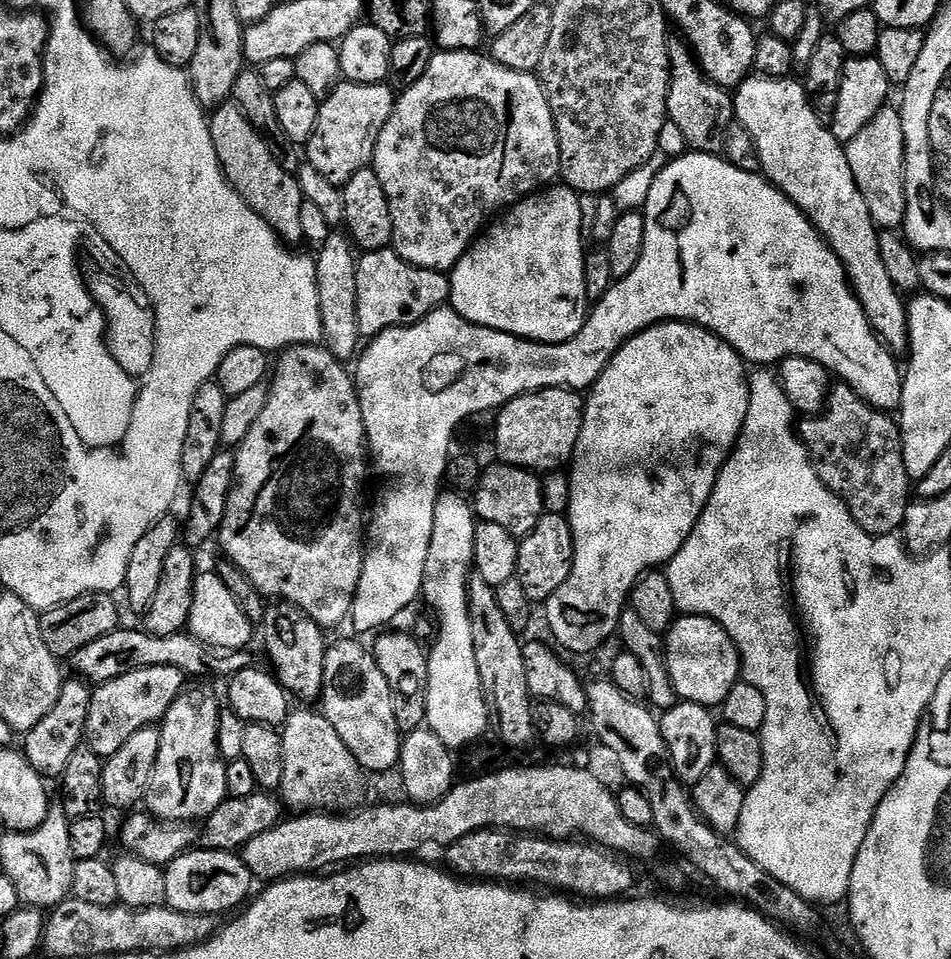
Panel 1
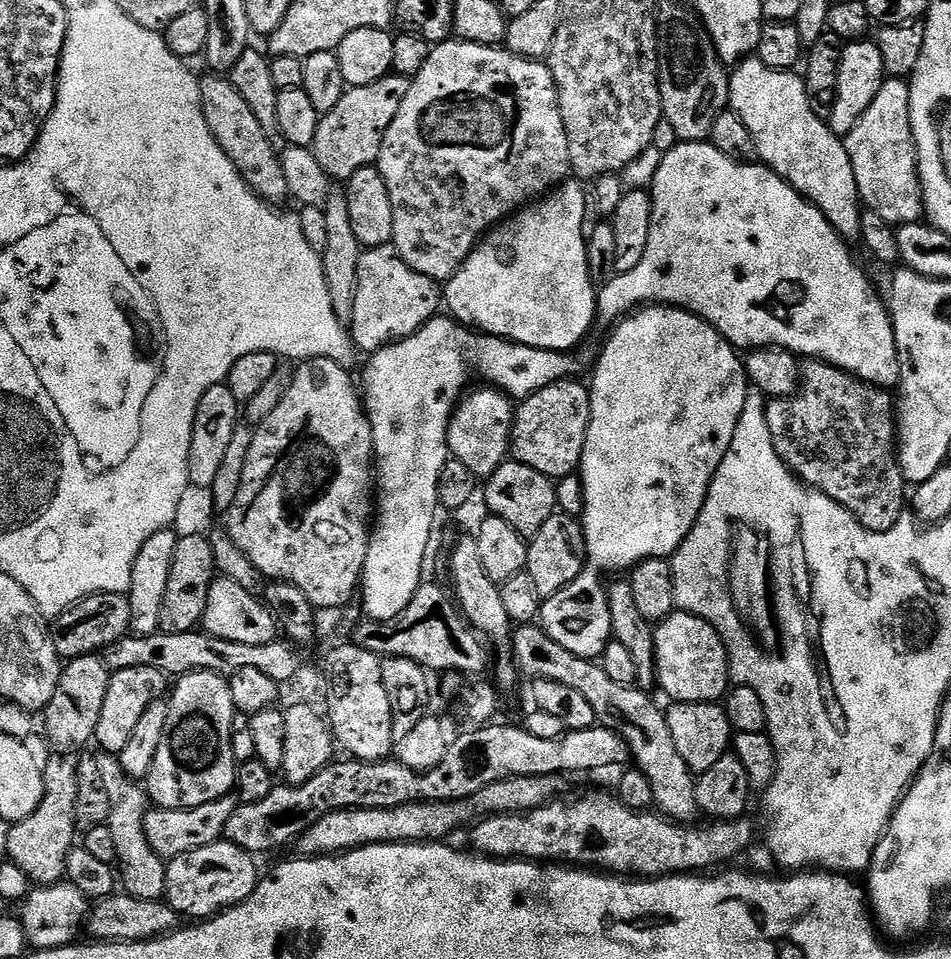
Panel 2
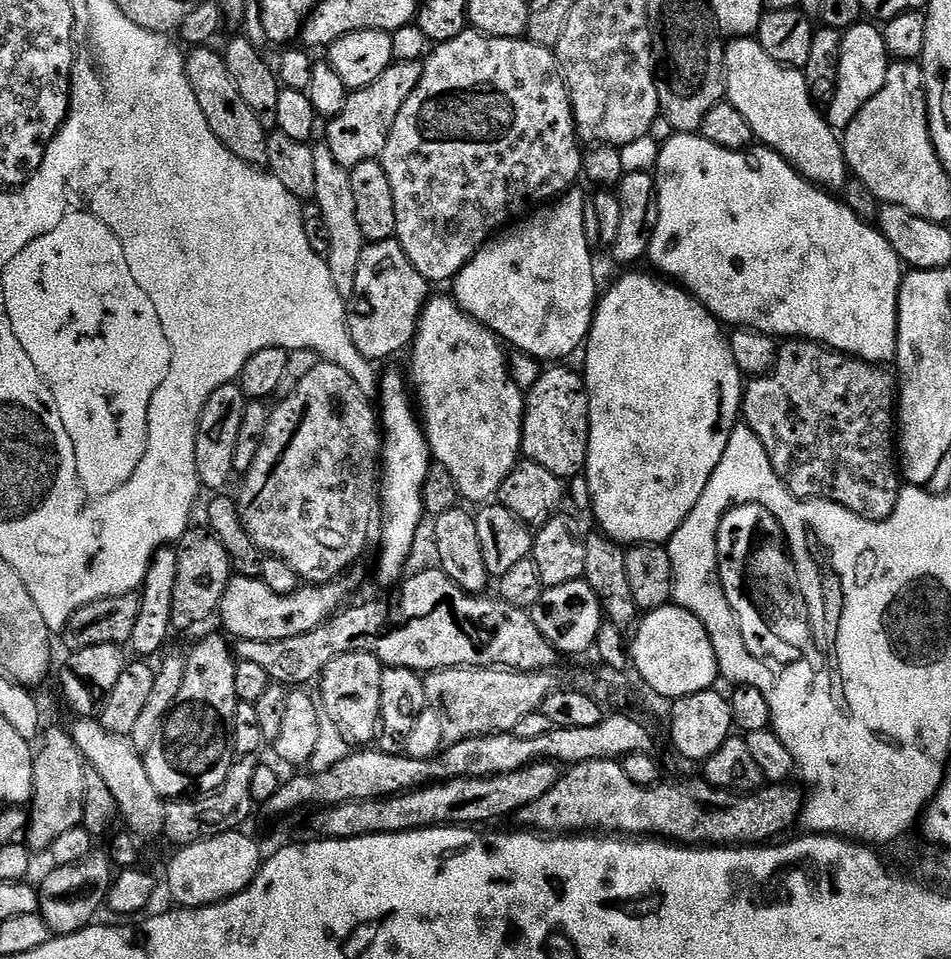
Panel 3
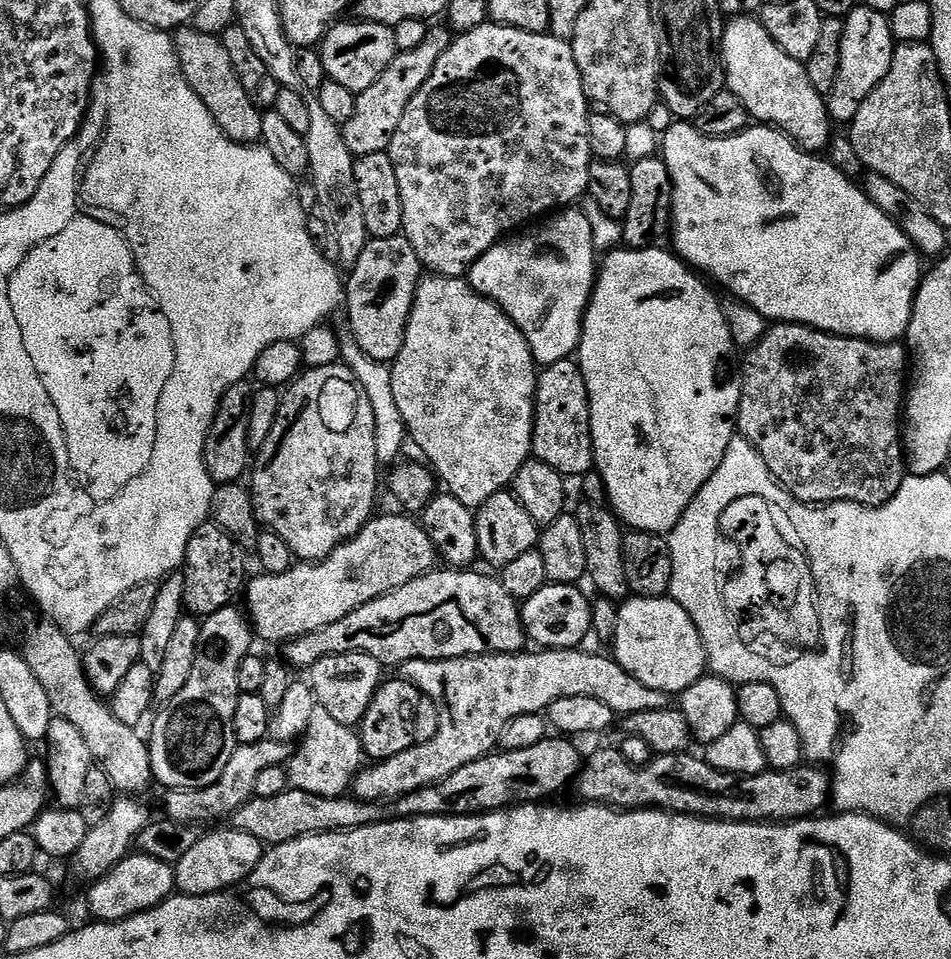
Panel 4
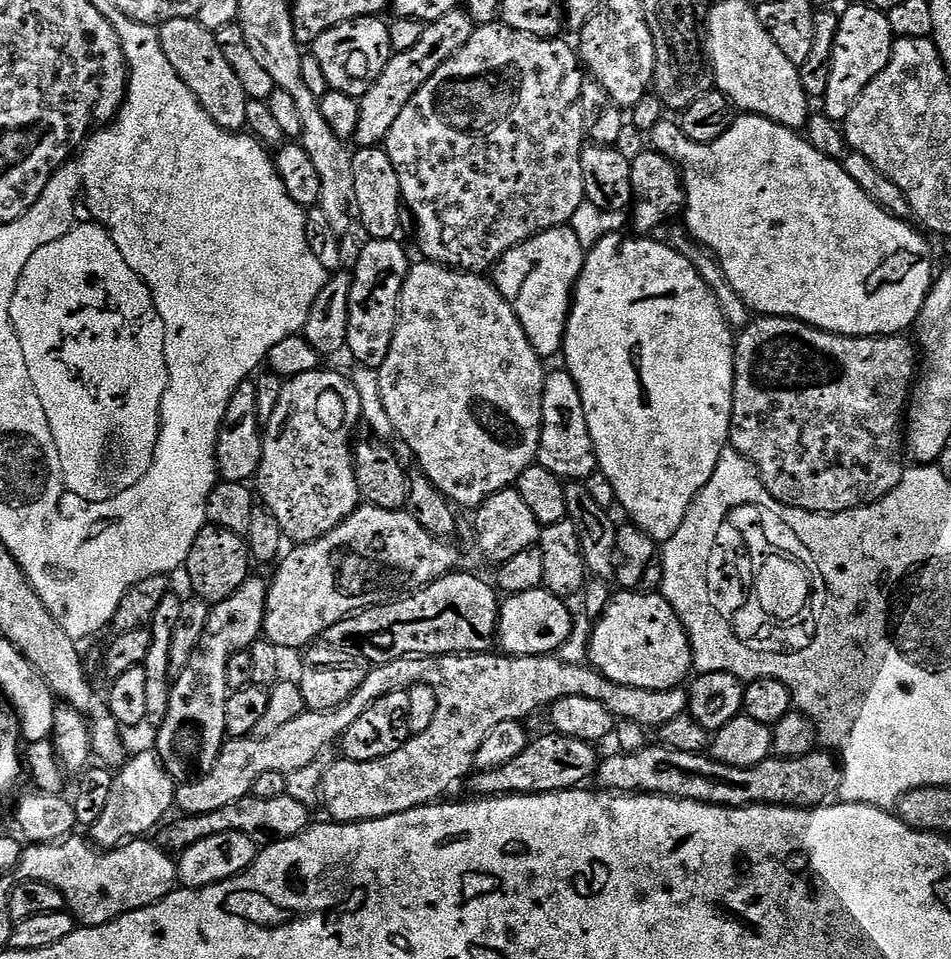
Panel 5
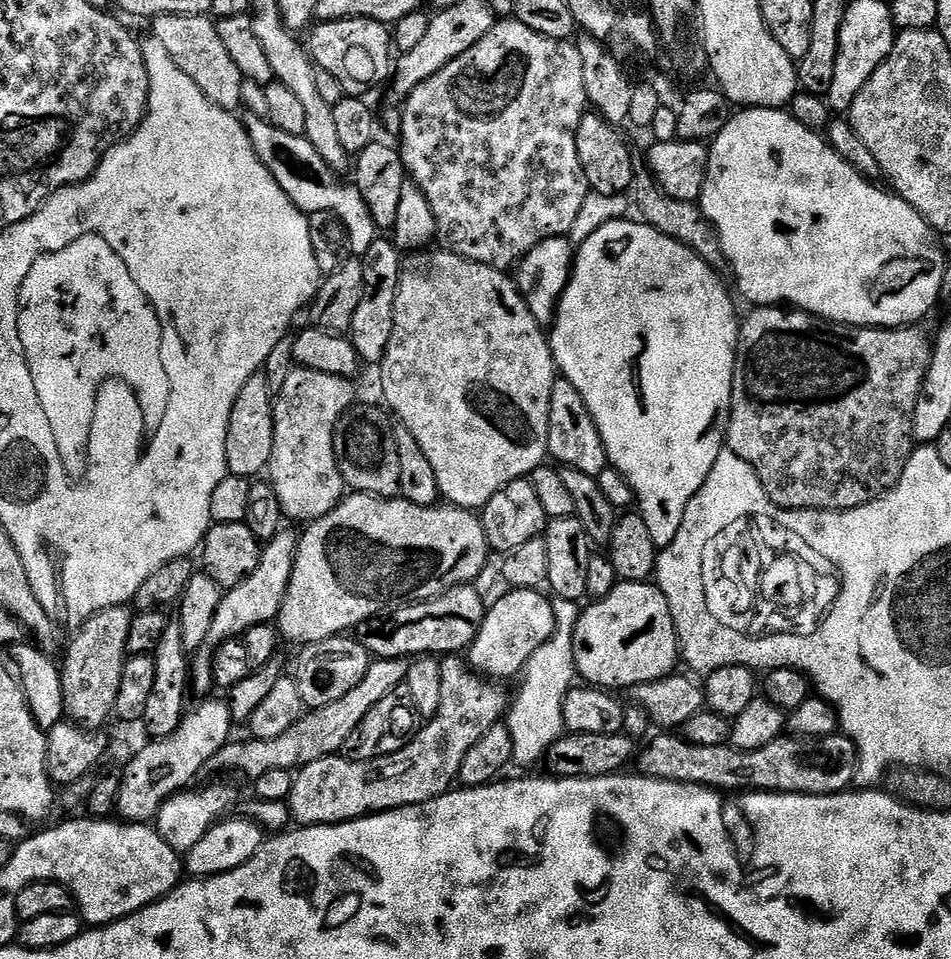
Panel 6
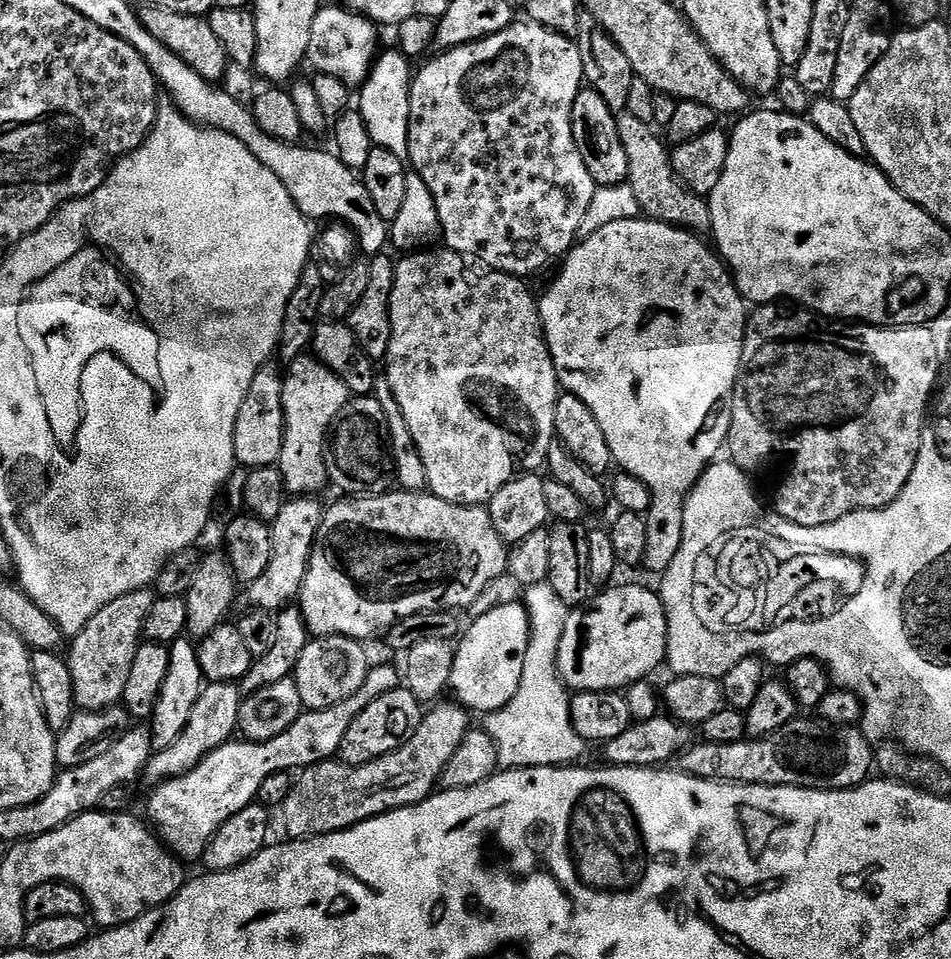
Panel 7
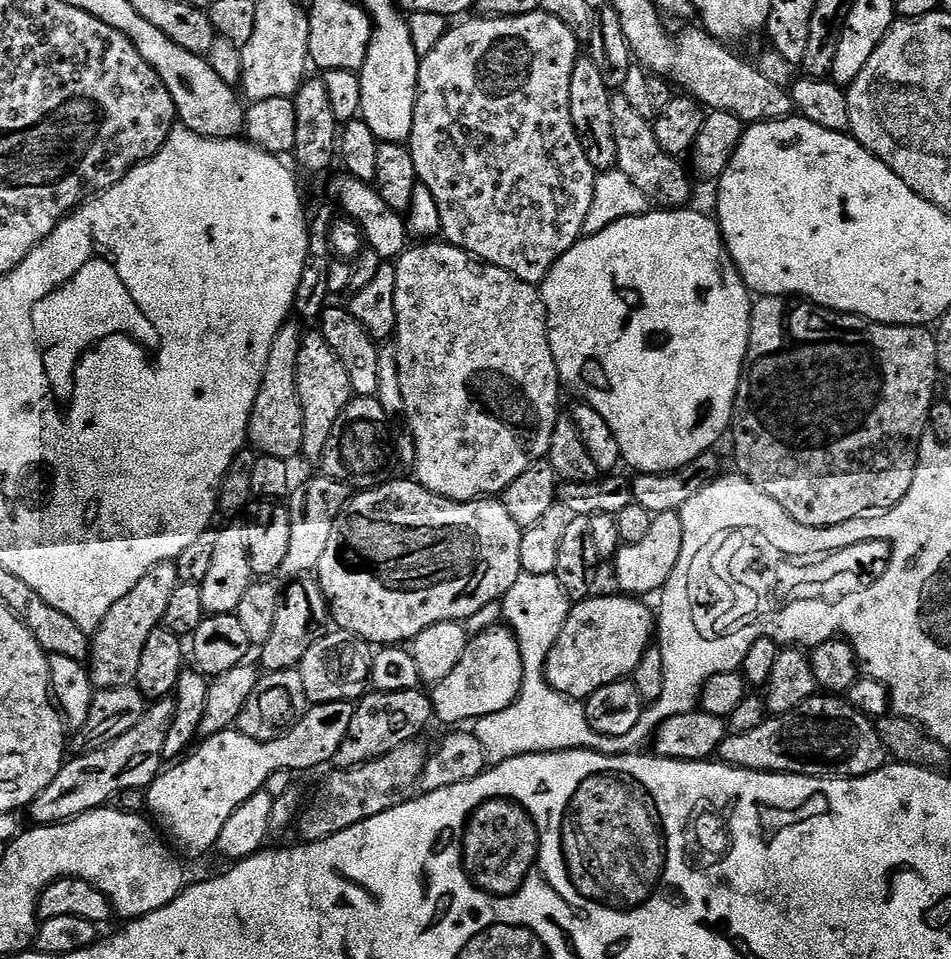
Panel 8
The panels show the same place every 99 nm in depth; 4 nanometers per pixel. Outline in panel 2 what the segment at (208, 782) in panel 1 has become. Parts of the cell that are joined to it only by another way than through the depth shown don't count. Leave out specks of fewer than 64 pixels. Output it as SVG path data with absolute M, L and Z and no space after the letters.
M191 672L175 681L168 700L168 717L154 766L146 777L149 801L157 808L193 808L229 795L236 786L238 762L232 749L232 723L236 717L229 677L216 672Z

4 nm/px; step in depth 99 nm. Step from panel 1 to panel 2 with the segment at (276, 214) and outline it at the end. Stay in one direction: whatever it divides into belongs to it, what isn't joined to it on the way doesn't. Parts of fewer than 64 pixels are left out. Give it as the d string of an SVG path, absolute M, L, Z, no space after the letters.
M224 74L201 75L200 93L202 94L202 114L206 114L206 126L214 134L218 146L232 159L238 174L247 184L269 204L279 205L279 200L289 199L286 186L286 174L282 174L282 162L278 155L277 145L266 138L266 130L254 118L250 106L242 99L242 94L234 90L231 79Z

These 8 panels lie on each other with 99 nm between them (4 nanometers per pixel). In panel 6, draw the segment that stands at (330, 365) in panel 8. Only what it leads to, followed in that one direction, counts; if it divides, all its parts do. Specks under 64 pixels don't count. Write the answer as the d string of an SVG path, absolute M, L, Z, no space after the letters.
M297 367L286 378L286 386L278 389L274 400L274 450L266 476L289 521L322 518L338 507L346 495L334 438L337 422L357 399L352 383L346 376Z

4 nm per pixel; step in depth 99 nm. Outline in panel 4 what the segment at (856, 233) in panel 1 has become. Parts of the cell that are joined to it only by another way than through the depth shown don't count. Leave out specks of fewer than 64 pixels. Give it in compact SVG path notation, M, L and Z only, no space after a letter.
M748 14L729 19L718 51L722 57L727 91L740 99L753 121L783 132L803 152L820 154L829 147L834 131L825 97L814 90L807 67L782 54L759 19Z

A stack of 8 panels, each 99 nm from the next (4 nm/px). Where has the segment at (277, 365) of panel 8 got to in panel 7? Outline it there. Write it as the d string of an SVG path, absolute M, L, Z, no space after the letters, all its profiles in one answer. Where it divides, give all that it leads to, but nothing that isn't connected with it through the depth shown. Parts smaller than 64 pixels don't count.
M275 363L263 364L254 374L254 382L250 382L250 390L242 402L242 410L238 410L238 418L234 426L234 454L237 465L245 469L271 468L279 465L284 441L284 407L282 406L282 390L284 376L275 368Z

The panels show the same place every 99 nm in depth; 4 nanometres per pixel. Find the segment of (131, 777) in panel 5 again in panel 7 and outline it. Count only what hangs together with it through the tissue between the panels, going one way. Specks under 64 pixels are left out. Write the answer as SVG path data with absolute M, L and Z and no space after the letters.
M207 683L200 692L198 702L191 711L185 730L174 745L155 752L145 768L145 777L159 784L167 779L178 778L190 772L208 753L229 742L237 733L242 693L236 684Z

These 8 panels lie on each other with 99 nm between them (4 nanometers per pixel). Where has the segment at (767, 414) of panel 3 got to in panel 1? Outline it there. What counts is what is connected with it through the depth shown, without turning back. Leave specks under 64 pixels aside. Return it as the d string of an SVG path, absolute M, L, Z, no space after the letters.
M843 382L837 383L829 391L823 412L813 415L811 419L801 420L804 421L799 421L798 435L804 441L804 447L808 450L818 478L822 478L826 487L847 506L858 526L862 526L862 530L866 530L872 536L899 533L904 527L906 510L910 503L910 477L906 470L906 462L902 458L899 423L889 413L870 406L850 385Z

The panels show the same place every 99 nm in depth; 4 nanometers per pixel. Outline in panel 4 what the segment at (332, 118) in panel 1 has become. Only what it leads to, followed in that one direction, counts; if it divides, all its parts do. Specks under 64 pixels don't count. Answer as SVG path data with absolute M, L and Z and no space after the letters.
M433 27L426 34L422 46L414 46L414 50L409 52L397 52L390 66L386 66L386 70L378 78L378 82L357 95L354 114L350 122L342 126L344 142L353 157L387 152L398 130L398 122L402 122L402 114L406 114L414 94L418 94L418 90L426 86L426 78L430 78L434 66L438 66L438 58L442 58L444 51L452 45L453 39L453 33L447 27Z

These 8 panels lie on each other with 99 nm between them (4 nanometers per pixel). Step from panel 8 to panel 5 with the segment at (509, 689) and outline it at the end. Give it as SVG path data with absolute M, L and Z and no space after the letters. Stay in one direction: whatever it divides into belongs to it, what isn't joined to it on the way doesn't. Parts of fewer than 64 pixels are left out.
M541 586L508 596L500 605L498 644L510 656L546 656L559 651L572 633L574 612L561 597Z

